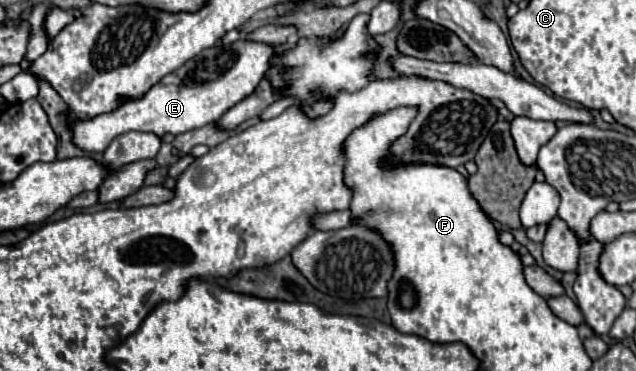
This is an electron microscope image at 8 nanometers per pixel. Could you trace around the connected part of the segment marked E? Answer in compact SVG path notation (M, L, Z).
M239 39L231 45L219 43L215 47L203 49L203 53L199 53L197 57L183 63L167 77L163 77L163 81L159 81L159 85L153 85L143 97L137 97L135 101L121 101L119 109L113 109L111 113L101 113L99 117L79 121L67 109L65 115L69 131L73 135L71 141L85 153L103 153L115 137L127 131L149 131L163 139L163 135L167 133L179 135L215 123L227 109L231 109L235 103L239 103L243 97L249 97L255 91L257 83L263 79L269 67L271 55L283 53L291 47L293 43L269 47L263 43Z

